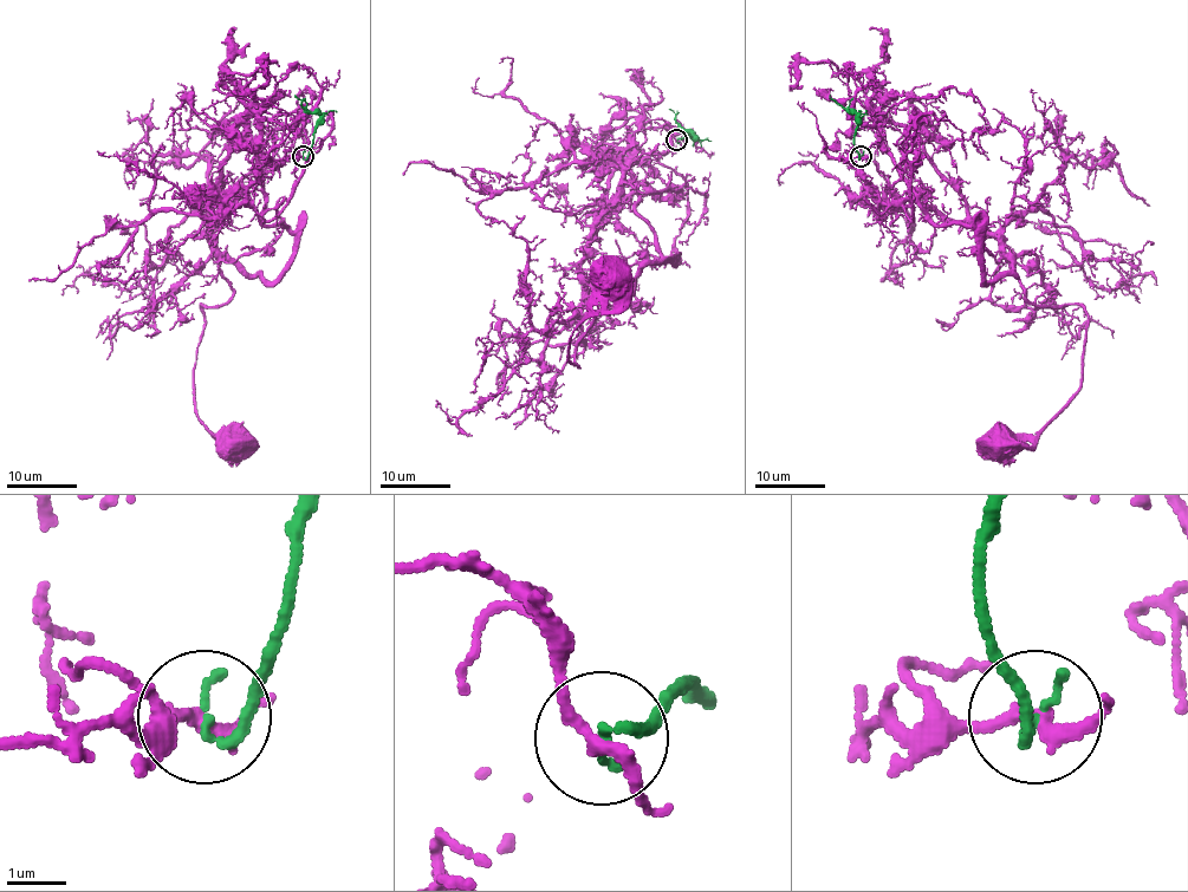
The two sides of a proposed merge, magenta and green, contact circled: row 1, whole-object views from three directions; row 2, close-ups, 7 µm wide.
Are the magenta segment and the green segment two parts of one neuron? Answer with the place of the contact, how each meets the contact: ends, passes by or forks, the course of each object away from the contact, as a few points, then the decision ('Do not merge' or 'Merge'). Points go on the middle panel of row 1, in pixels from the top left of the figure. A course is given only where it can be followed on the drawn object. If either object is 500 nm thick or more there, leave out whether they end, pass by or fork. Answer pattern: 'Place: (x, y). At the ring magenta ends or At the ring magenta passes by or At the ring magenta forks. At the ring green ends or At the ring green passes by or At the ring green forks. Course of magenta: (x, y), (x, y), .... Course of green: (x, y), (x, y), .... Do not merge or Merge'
Place: (676, 140). At the ring magenta passes by. At the ring green ends. Course of magenta: (676, 140), (650, 119), (622, 154), (618, 197), (582, 265), (607, 305), (578, 368), (573, 330), (608, 282). Course of green: (676, 140), (687, 134), (694, 137), (669, 109). Do not merge

